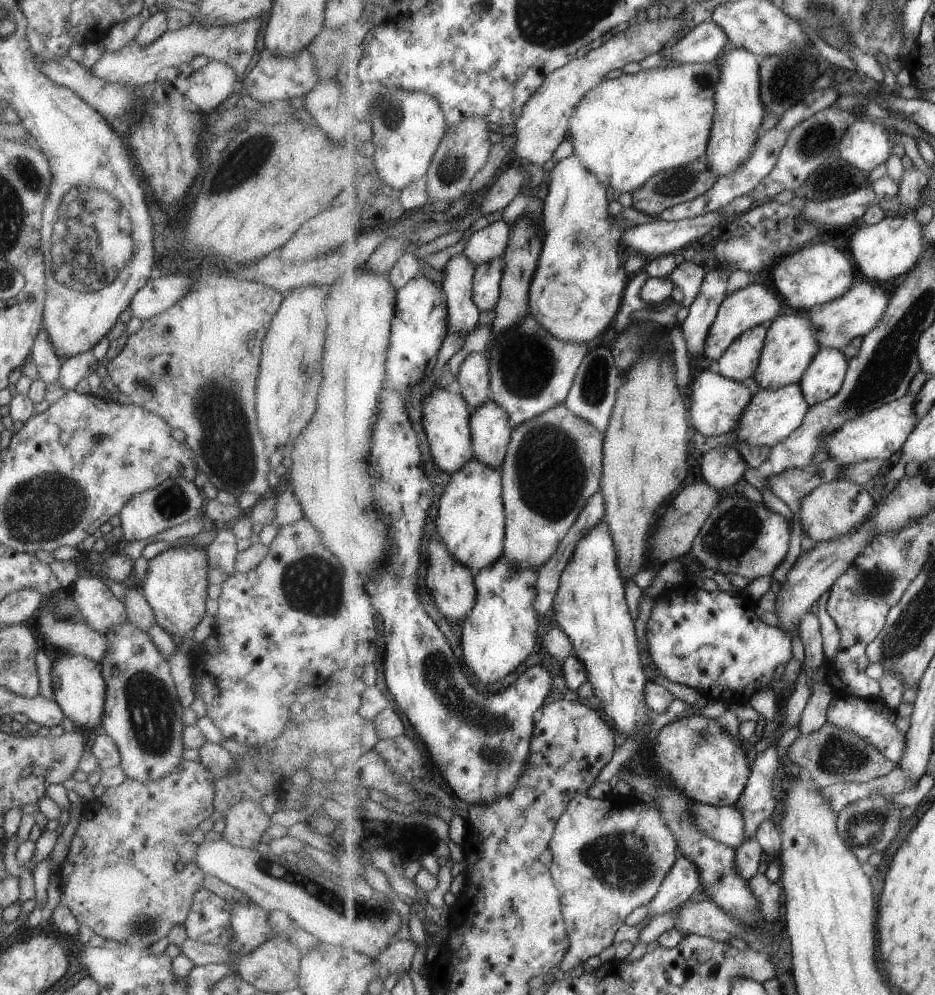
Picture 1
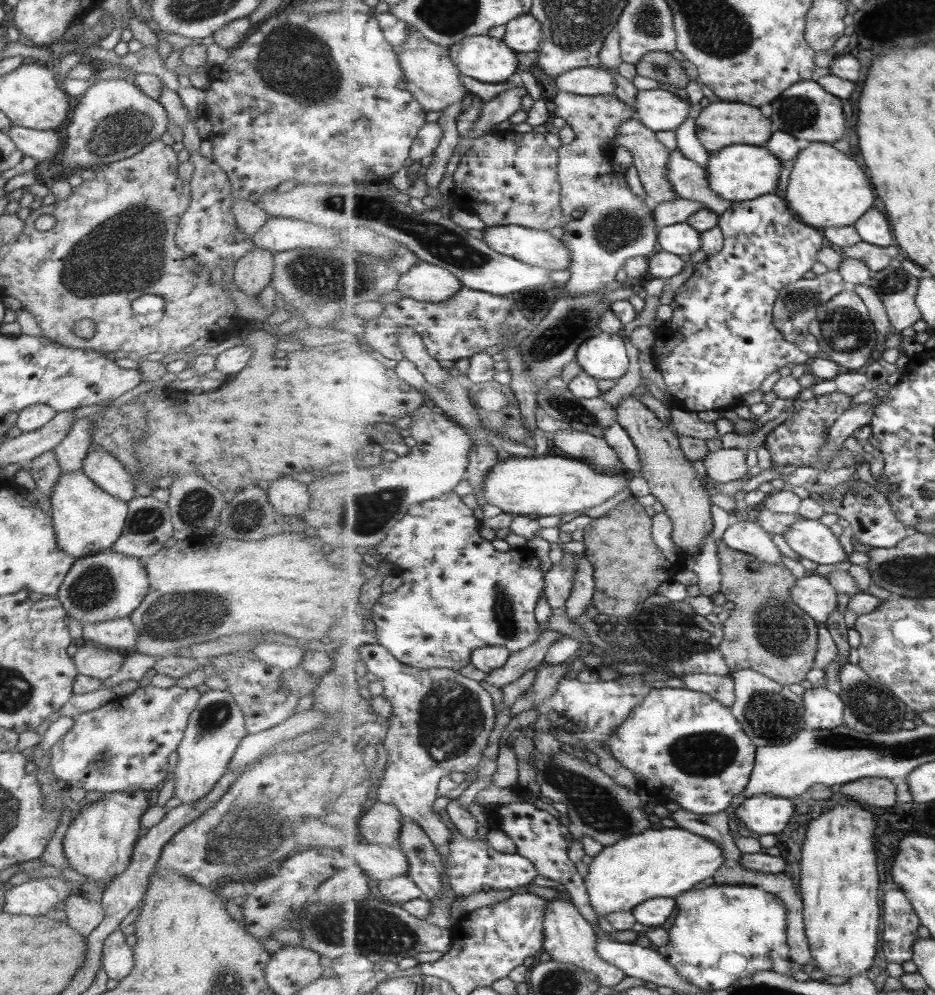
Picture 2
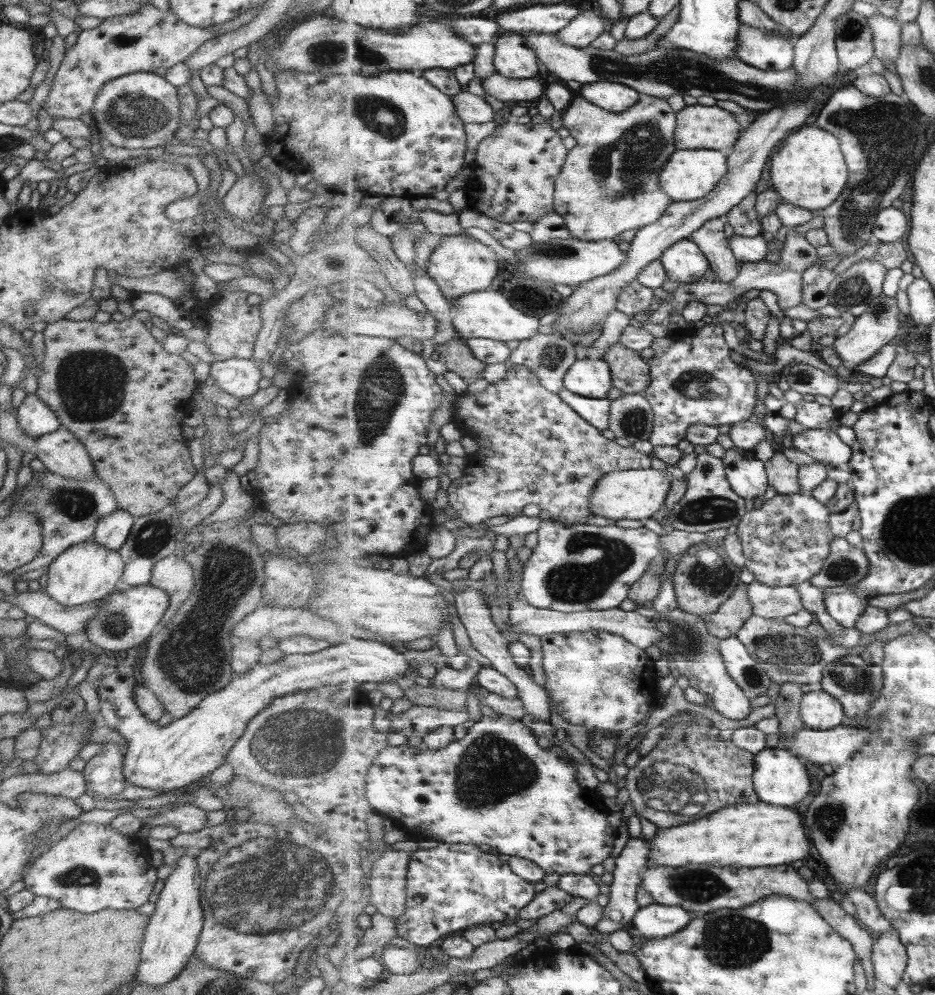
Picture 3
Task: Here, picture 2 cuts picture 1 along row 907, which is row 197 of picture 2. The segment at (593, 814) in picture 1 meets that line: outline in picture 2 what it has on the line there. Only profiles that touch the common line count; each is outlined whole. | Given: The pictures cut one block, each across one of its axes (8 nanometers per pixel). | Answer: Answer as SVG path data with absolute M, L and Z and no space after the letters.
M558 90L554 99L554 115L565 118L567 124L576 135L574 140L567 146L560 146L558 153L559 180L562 186L562 210L564 235L561 240L569 250L571 258L569 296L586 296L598 292L603 286L615 281L619 270L628 258L642 256L651 258L656 255L659 249L659 231L656 226L656 216L651 205L642 200L637 193L633 192L628 181L628 168L623 168L615 160L615 140L617 140L617 128L629 120L636 118L635 107L621 101L615 93L599 96L581 96Z

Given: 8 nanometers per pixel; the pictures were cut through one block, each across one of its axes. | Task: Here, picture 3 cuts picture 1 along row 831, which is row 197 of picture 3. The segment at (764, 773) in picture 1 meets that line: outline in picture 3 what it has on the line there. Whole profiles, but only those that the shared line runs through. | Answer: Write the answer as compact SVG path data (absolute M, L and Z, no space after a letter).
M753 191L744 202L726 216L728 224L733 226L737 235L755 237L762 234L763 222L758 218L756 211L757 200L758 194Z

